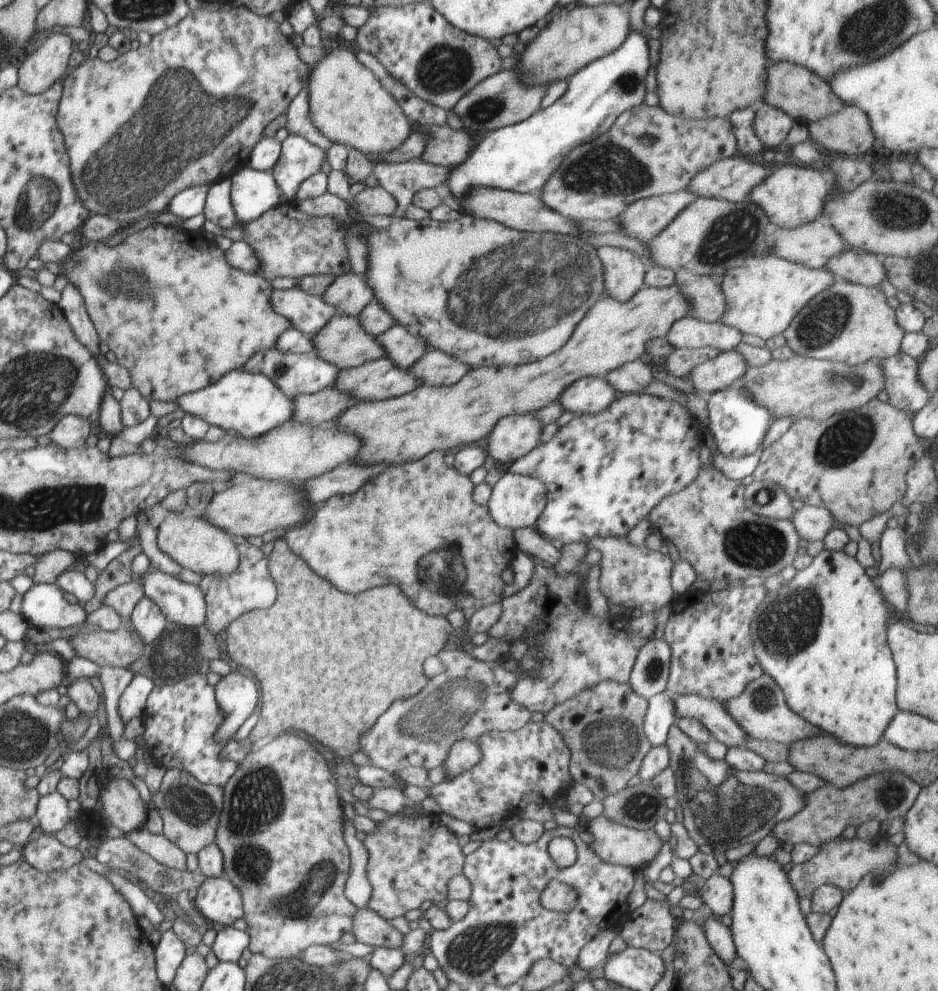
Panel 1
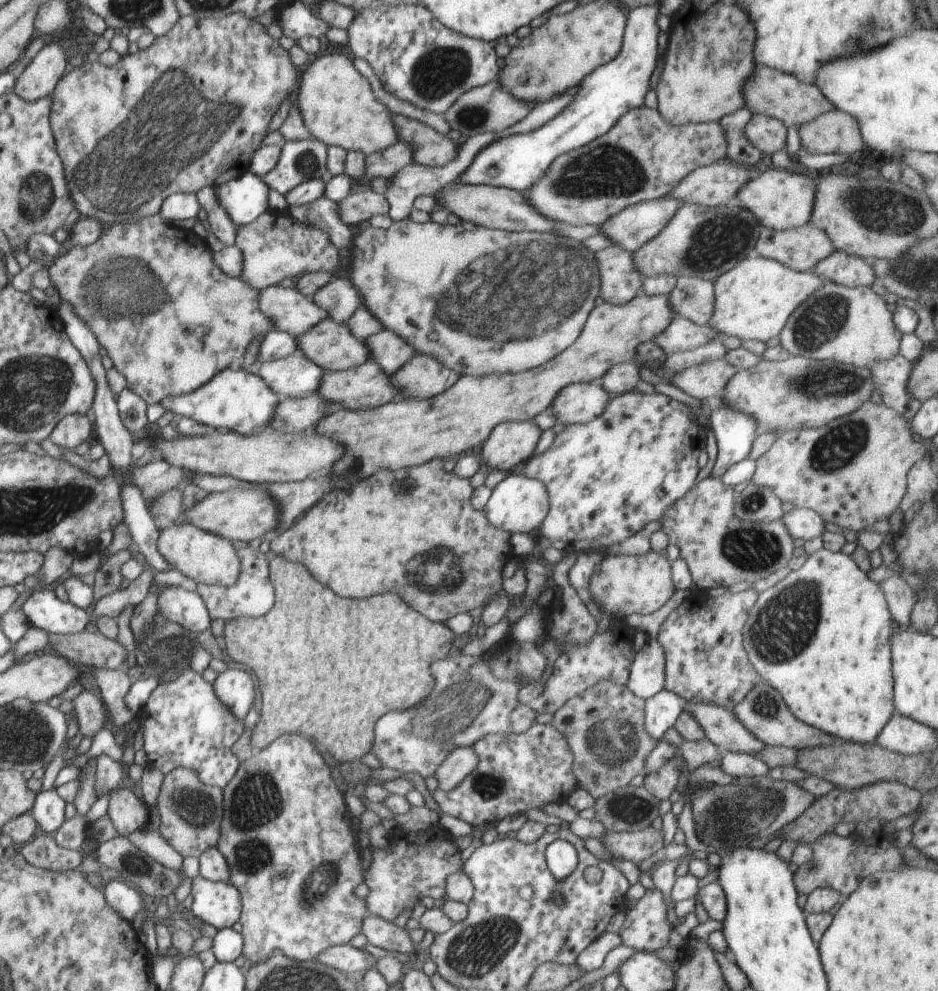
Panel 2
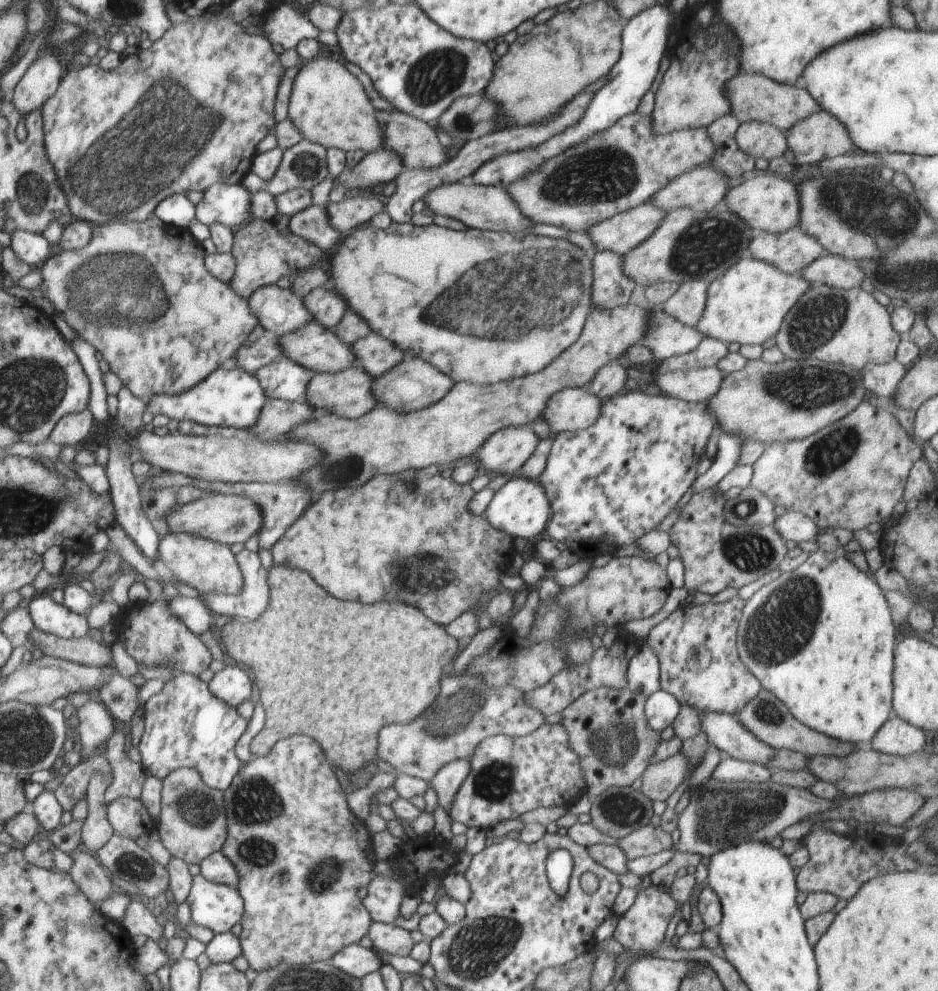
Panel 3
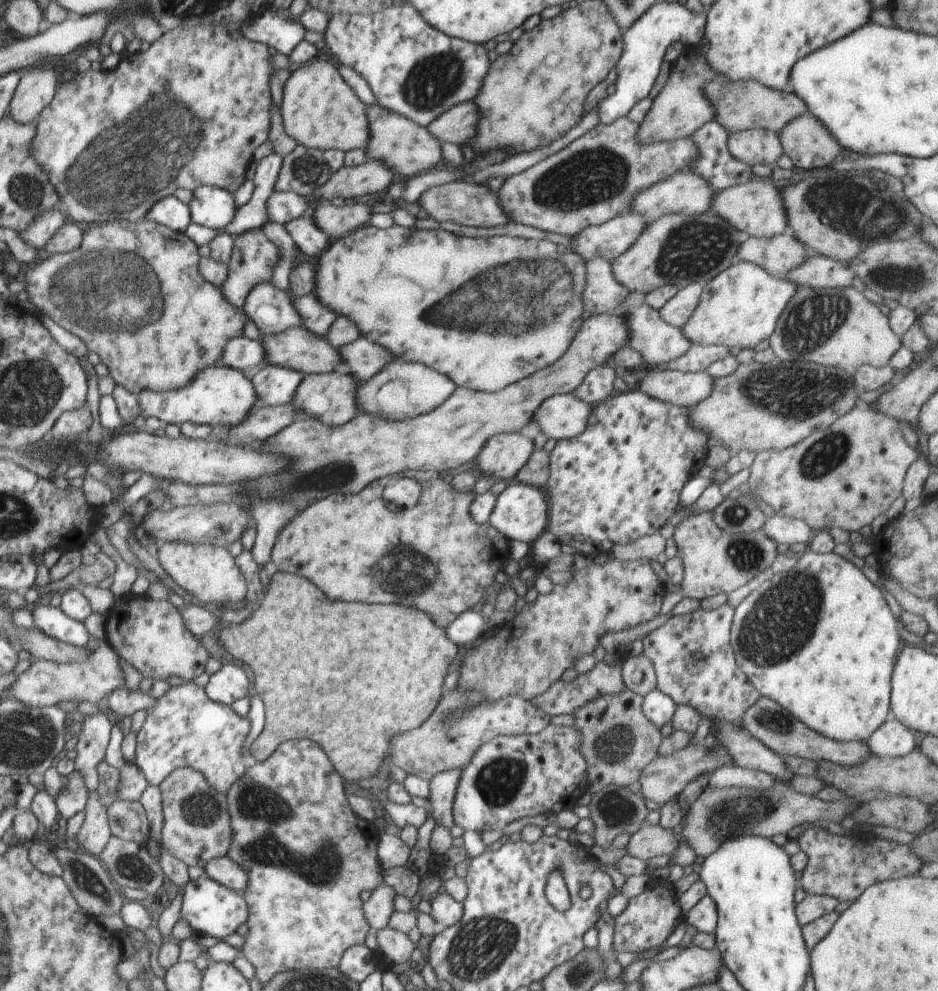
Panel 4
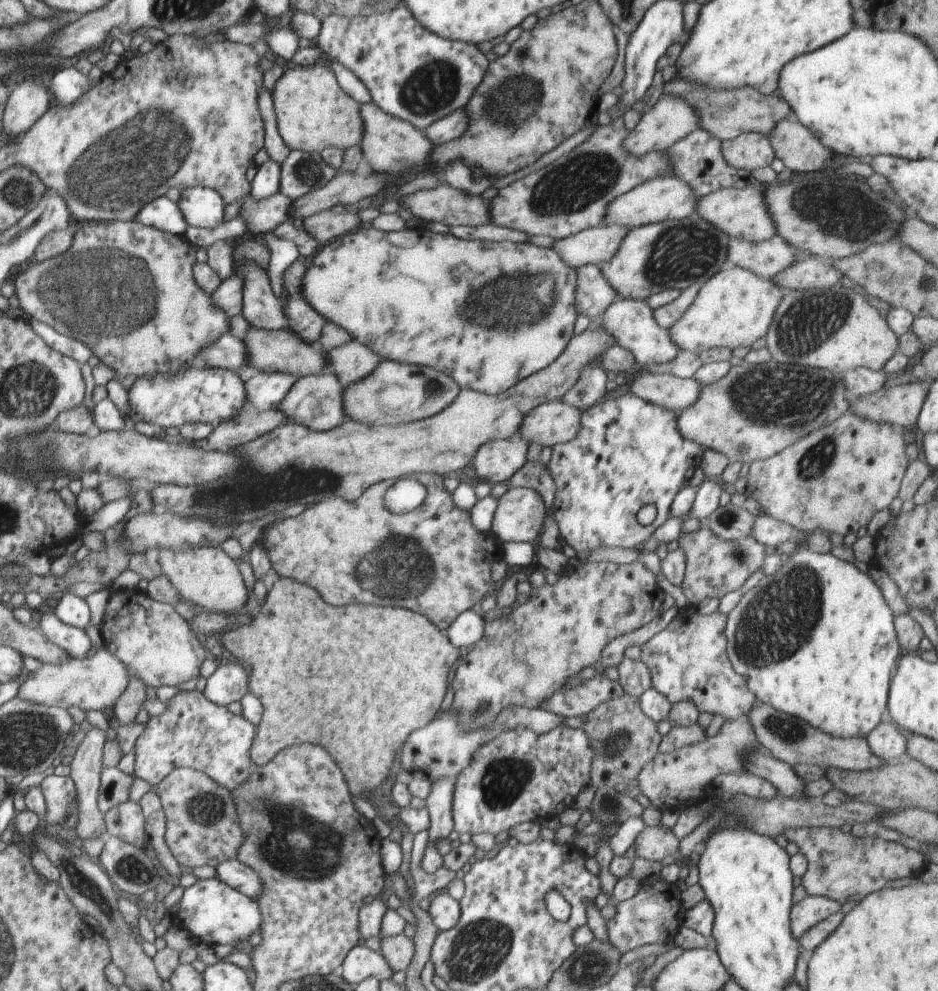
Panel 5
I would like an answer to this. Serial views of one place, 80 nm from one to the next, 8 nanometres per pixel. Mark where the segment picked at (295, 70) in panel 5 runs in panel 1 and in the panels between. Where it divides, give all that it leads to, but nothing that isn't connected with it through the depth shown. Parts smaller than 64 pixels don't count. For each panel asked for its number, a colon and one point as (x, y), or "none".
1: (348, 105)
2: (337, 105)
3: (327, 105)
4: (319, 110)

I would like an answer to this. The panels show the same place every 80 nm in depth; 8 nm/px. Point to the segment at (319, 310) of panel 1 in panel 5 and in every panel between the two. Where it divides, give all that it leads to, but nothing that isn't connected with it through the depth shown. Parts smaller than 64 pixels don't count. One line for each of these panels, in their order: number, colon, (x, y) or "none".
2: (291, 311)
3: (281, 311)
4: (272, 310)
5: (261, 307)

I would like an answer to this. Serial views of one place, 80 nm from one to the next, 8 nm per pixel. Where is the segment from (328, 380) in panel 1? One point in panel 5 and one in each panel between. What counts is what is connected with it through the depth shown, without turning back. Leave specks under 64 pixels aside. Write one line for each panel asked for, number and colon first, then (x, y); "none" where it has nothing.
2: (295, 376)
3: (283, 379)
4: (275, 385)
5: (265, 391)

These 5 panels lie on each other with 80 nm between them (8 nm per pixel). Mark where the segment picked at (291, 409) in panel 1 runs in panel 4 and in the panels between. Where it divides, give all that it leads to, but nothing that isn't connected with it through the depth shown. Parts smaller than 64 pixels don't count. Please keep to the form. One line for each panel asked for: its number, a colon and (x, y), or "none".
2: (241, 402)
3: (234, 397)
4: (219, 395)

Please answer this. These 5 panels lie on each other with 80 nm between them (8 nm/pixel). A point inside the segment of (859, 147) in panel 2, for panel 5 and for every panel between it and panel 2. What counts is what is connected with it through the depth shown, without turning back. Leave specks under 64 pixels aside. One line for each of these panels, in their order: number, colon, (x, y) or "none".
3: (820, 136)
4: (805, 140)
5: (795, 144)

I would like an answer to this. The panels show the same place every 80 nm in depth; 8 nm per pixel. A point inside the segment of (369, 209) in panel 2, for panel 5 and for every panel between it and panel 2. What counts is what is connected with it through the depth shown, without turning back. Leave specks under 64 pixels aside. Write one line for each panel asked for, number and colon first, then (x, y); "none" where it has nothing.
3: (345, 216)
4: (336, 222)
5: (326, 226)

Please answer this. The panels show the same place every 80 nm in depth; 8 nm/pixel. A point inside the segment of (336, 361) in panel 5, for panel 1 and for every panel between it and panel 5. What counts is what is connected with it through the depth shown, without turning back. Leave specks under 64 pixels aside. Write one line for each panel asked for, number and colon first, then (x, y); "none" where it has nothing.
1: (401, 347)
2: (389, 351)
3: (375, 354)
4: (366, 359)

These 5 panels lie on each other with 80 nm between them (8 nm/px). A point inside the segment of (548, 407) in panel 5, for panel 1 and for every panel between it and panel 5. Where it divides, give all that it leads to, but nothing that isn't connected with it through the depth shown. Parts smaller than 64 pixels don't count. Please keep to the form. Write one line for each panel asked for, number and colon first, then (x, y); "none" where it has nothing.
1: (590, 395)
2: (578, 403)
3: (572, 409)
4: (563, 416)

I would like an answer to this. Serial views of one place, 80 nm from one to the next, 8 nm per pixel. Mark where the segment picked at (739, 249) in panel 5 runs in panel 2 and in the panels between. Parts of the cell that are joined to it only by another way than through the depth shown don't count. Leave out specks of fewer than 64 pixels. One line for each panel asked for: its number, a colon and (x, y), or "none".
2: (802, 248)
3: (790, 251)
4: (780, 254)

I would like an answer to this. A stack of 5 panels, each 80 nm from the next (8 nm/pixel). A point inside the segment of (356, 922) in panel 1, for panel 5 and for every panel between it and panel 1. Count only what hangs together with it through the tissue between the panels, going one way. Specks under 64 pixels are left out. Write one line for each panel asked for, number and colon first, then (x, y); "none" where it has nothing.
2: (386, 935)
3: (390, 938)
4: (396, 946)
5: (398, 951)

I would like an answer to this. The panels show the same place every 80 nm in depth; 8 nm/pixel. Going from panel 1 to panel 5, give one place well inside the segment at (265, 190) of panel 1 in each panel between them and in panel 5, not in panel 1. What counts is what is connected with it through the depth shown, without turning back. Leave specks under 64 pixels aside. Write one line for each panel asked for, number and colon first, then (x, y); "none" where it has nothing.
2: (245, 198)
3: (226, 204)
4: (211, 206)
5: (202, 207)

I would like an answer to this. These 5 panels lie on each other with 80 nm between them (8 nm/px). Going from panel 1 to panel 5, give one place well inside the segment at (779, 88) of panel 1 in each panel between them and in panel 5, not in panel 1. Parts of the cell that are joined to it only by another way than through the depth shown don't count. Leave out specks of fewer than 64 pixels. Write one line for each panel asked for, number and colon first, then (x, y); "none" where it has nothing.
2: (768, 91)
3: (752, 97)
4: (744, 104)
5: (726, 114)

